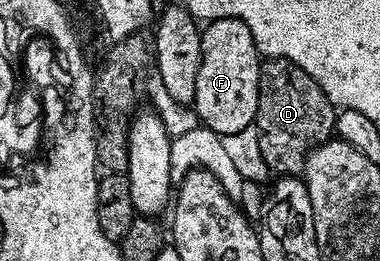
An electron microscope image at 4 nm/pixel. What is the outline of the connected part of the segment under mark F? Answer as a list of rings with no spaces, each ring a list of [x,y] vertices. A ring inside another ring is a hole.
[[[217,18],[203,27],[200,36],[200,67],[194,109],[205,127],[221,136],[251,127],[260,103],[261,51],[256,49],[250,28],[238,18]]]

